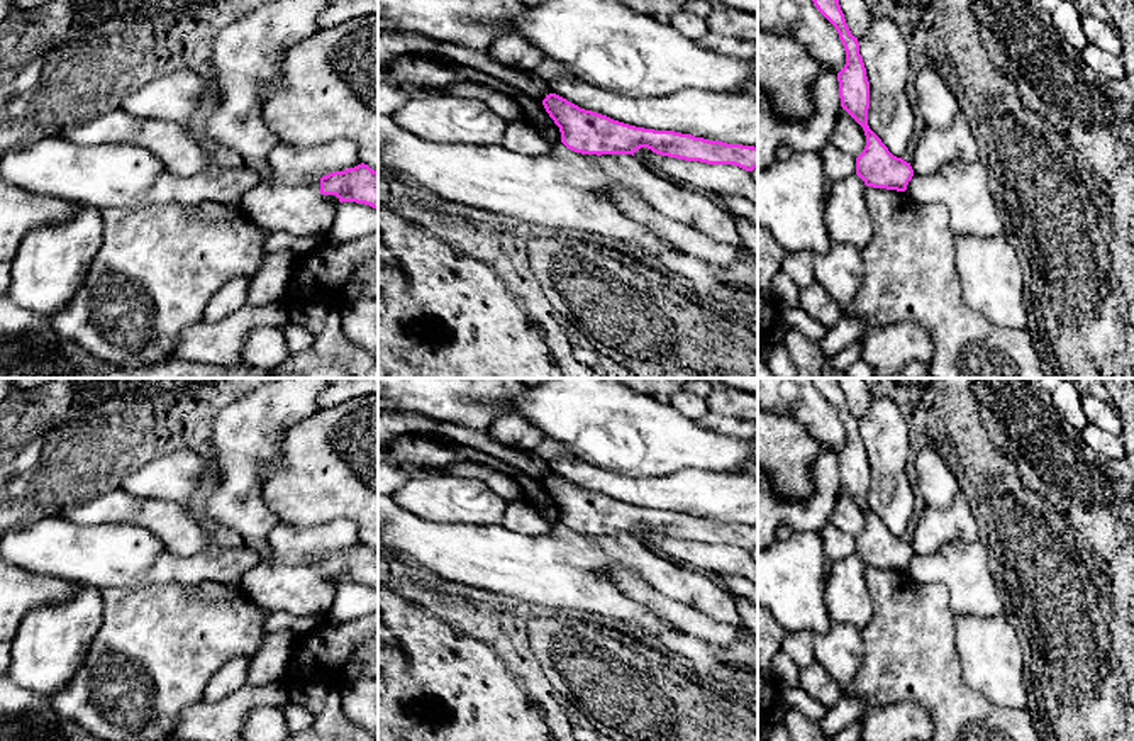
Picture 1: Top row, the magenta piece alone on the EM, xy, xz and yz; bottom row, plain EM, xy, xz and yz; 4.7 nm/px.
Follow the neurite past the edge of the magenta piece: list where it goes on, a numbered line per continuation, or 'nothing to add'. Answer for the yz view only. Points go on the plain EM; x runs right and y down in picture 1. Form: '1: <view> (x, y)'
1: yz (936, 528)

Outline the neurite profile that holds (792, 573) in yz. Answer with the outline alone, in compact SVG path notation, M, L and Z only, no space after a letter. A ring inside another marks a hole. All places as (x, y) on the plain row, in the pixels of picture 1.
M795 532L758 553L758 600L783 632L827 632L832 621L825 609L829 571L817 532Z

